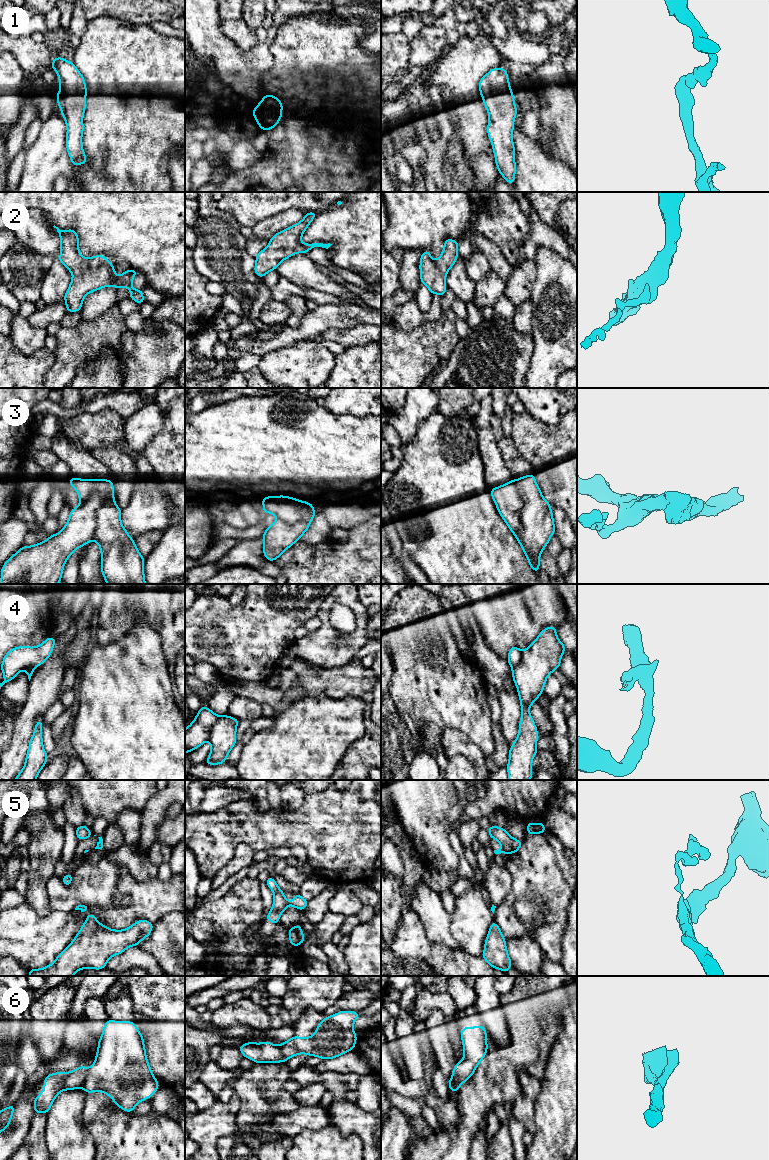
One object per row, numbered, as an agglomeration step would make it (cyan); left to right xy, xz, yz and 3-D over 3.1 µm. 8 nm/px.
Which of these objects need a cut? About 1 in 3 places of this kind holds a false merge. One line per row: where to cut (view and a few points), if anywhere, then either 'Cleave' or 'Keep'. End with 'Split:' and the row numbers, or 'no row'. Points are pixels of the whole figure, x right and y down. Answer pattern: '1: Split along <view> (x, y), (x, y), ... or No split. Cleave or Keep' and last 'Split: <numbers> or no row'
1: No split. Keep
2: No split. Keep
3: Split along xy (95, 490), (107, 501), (96, 511), (96, 527), (92, 538). Cleave
4: Split along xz (223, 716), (212, 726), (208, 739). Cleave
5: Split along xz (285, 898), (289, 904). Cleave
6: Split along xy (89, 1068), (81, 1087). Cleave
Split: 3, 4, 5, 6

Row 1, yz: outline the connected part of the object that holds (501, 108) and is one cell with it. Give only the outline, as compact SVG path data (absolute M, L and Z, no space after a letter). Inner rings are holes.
M493 68L479 81L480 95L487 109L487 133L495 155L495 163L505 180L515 181L514 120L517 108L505 68Z

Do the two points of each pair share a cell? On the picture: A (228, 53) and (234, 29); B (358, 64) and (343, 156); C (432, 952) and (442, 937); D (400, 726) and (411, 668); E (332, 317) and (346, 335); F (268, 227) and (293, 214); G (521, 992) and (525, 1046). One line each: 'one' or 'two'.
A: two
B: one
C: two
D: two
E: two
F: one
G: one

